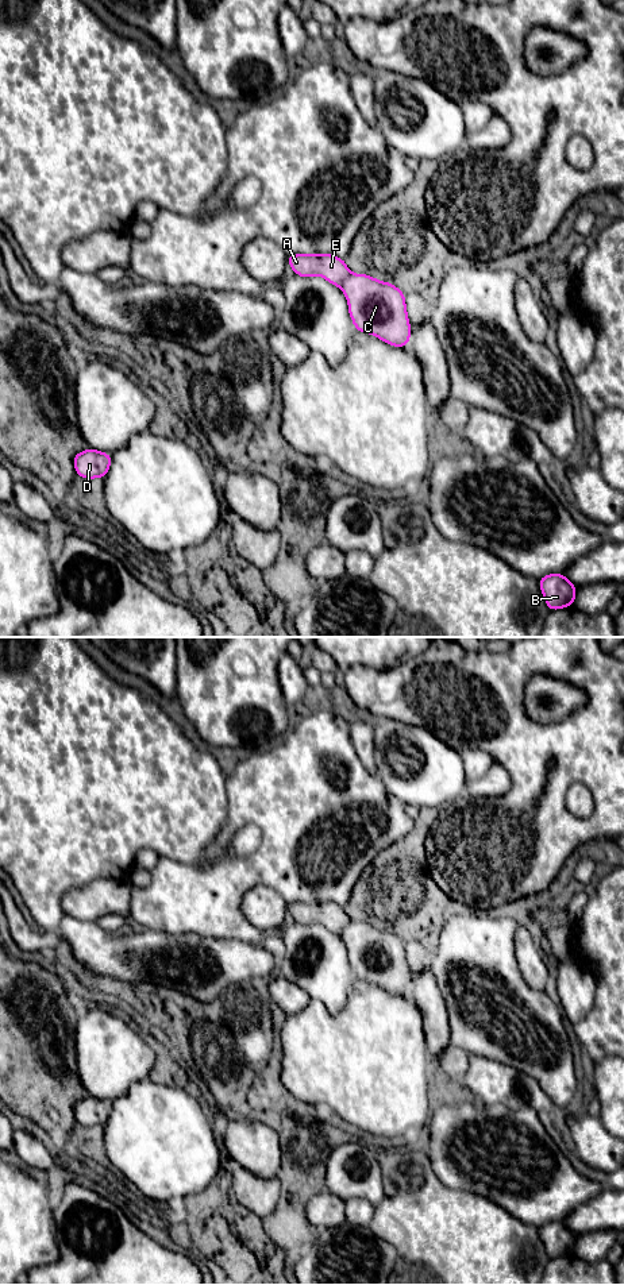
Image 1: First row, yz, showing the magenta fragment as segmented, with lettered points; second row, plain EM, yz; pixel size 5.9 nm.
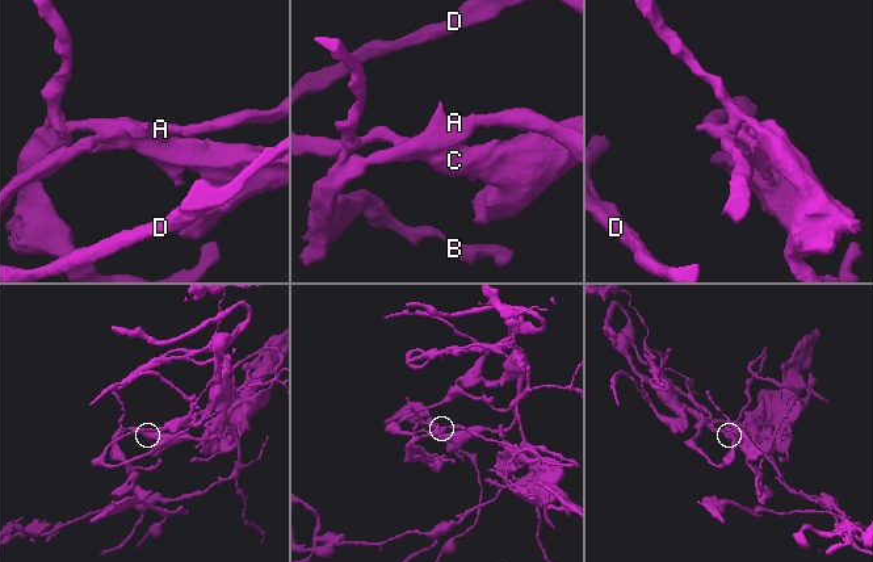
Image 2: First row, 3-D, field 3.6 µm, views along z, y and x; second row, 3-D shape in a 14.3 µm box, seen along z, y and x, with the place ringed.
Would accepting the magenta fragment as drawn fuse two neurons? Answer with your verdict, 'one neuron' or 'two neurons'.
one neuron

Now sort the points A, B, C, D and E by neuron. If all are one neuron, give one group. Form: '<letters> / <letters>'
A B C D E

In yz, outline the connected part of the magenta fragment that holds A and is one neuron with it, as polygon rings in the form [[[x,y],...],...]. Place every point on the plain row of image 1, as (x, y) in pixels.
[[[294,902],[286,908],[294,922],[303,926],[321,923],[343,938],[355,979],[374,983],[393,995],[408,993],[411,972],[405,942],[393,931],[353,922],[344,907],[331,902]]]

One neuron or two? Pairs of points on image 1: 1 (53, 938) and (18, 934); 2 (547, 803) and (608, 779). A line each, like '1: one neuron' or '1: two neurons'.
1: one neuron
2: one neuron

